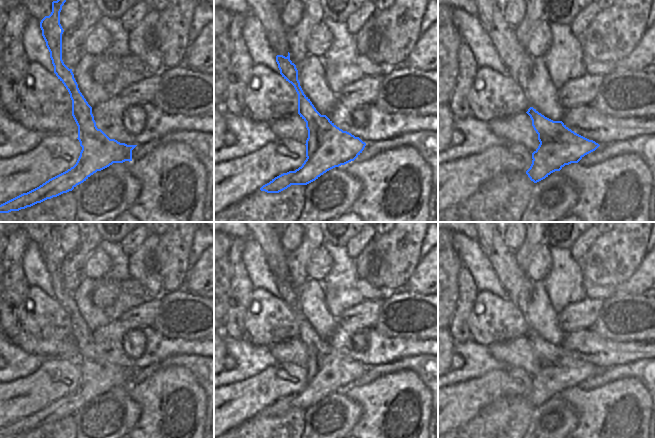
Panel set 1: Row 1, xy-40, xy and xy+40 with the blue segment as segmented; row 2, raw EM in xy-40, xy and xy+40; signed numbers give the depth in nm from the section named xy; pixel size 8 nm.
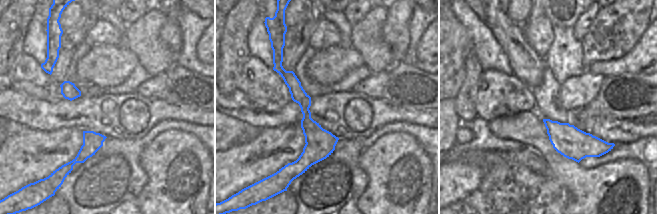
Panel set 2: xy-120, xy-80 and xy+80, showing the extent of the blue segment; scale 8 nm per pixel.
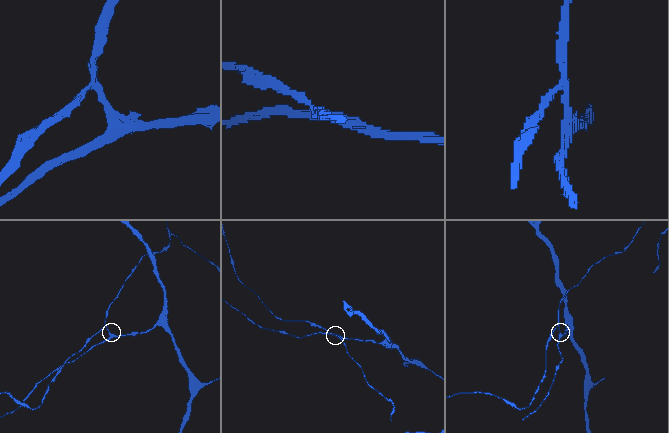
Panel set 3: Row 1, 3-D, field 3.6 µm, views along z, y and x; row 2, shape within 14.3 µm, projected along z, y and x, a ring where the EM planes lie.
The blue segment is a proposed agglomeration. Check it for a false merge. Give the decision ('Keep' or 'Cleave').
Cleave.

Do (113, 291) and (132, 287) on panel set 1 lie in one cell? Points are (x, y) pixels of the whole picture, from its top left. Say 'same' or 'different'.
same

